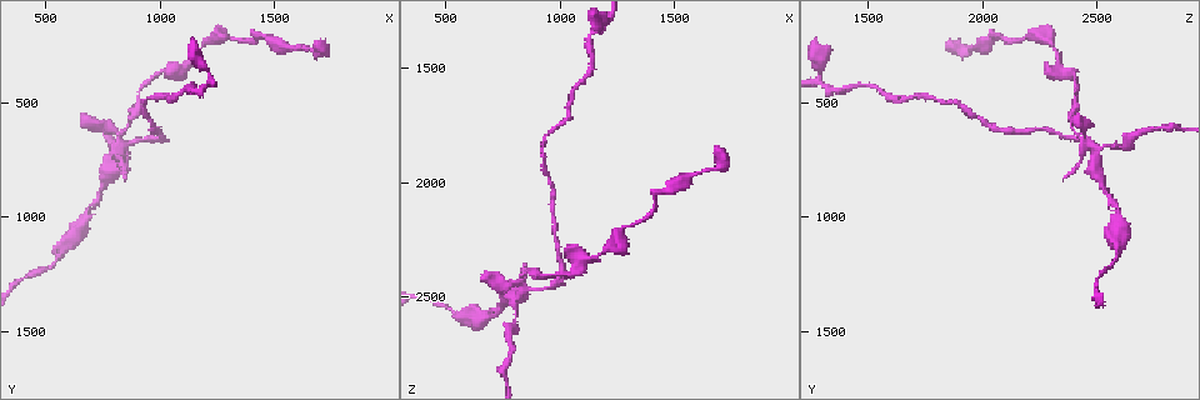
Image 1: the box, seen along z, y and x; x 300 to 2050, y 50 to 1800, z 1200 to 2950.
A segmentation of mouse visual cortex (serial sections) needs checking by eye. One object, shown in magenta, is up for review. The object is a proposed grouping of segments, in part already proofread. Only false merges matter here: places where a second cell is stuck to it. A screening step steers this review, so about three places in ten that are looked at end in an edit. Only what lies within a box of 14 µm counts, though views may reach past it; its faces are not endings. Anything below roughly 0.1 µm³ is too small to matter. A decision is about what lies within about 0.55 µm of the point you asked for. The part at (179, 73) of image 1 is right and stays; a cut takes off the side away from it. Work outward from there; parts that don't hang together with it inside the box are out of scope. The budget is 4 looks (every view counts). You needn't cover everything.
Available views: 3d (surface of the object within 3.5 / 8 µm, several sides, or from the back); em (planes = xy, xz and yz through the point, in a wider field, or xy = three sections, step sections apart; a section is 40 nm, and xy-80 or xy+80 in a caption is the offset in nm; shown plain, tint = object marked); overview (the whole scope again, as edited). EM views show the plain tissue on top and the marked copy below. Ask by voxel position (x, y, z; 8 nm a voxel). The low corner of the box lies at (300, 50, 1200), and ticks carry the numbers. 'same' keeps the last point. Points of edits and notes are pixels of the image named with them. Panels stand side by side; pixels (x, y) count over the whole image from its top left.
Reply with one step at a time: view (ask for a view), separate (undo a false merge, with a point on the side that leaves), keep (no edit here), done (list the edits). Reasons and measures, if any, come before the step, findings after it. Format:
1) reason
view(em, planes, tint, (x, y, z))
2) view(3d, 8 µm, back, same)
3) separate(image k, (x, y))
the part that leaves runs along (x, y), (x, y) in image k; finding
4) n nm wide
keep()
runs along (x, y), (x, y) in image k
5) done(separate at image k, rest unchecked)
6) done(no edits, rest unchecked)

calibre changes
view(em, xy, step 3, tint, (1270, 220, 2210))

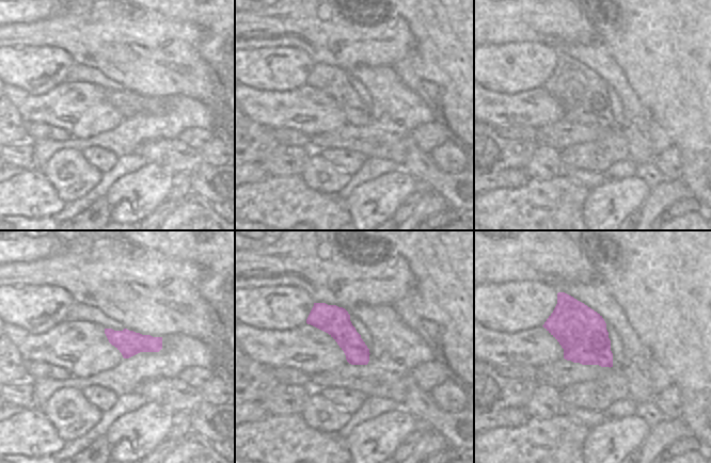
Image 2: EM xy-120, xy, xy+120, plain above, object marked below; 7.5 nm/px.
see where the arms go
view(3d, 3.5 µm, back, same)

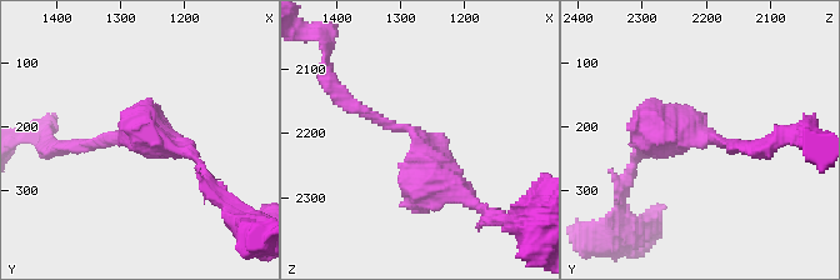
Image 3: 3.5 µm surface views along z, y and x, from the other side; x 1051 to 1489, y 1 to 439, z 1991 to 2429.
keep()
runs along (316, 305), (346, 335), (364, 362) in image 2; all the same cell

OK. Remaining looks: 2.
sharp bend
view(em, xy, step 5, tint, (850, 690, 2460))

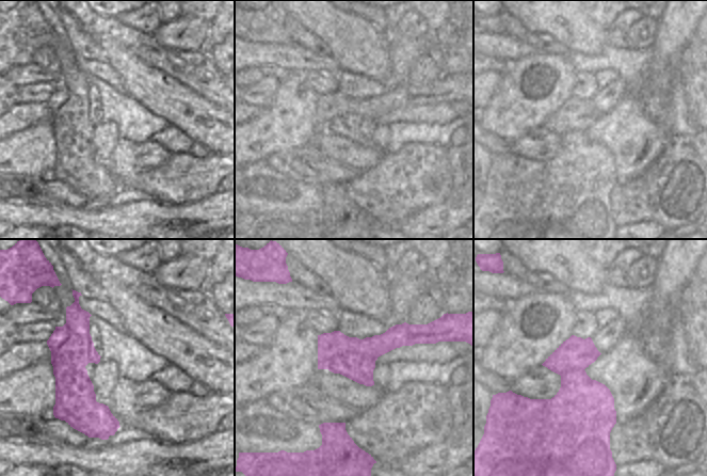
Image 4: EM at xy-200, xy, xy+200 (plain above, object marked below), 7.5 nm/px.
wider look
view(3d, 3.5 µm, same)

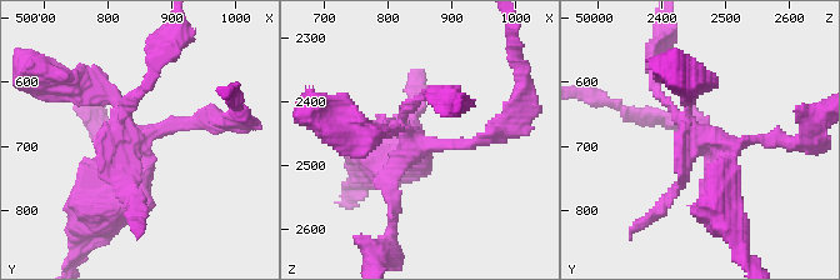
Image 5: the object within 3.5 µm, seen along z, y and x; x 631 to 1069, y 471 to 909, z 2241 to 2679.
separate(image 5, (90, 79))
two cells meet here

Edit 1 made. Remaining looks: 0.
done(separate at image 5, rest unchecked)

